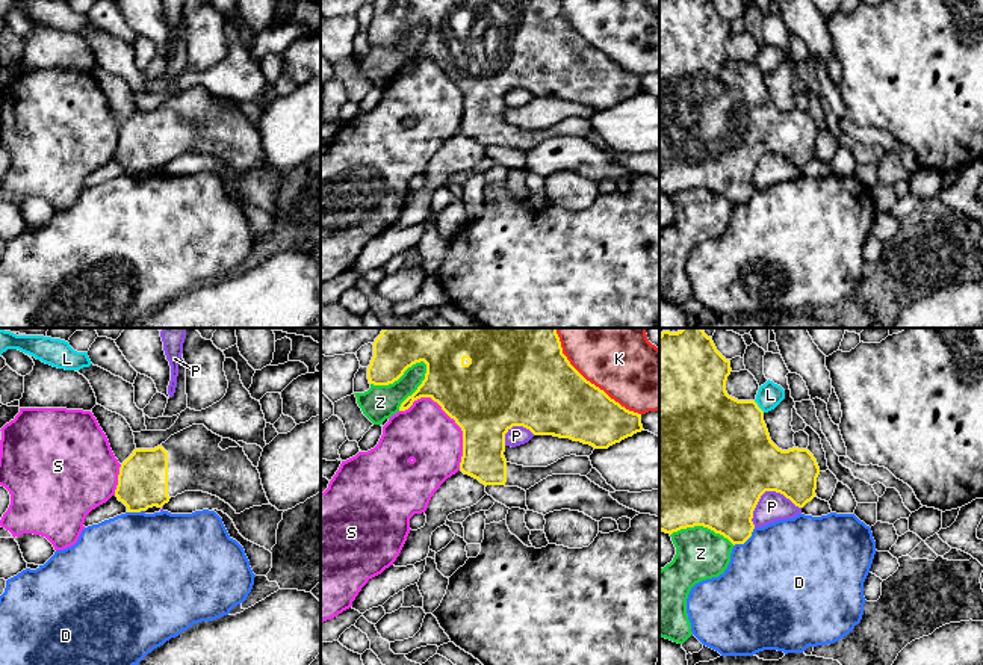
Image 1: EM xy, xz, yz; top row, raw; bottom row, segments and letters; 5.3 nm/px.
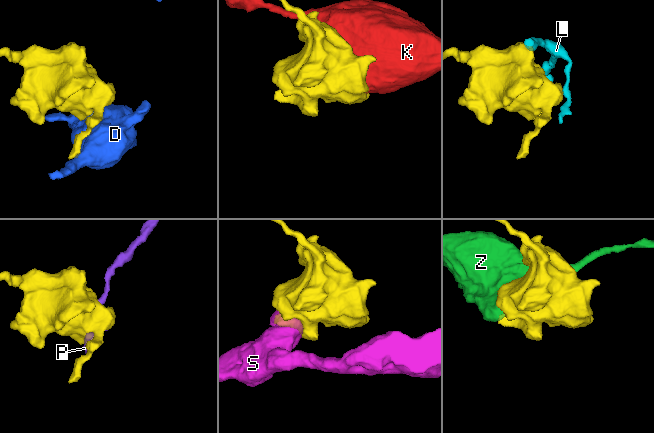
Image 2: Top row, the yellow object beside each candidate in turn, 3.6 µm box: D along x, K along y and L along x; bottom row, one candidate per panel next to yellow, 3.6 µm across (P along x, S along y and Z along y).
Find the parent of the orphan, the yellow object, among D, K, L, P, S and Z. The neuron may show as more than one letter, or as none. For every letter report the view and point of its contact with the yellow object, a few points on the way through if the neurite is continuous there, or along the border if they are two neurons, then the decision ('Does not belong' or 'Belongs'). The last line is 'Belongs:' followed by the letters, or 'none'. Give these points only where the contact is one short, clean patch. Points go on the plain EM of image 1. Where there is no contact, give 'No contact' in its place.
D: Touches yellow at yz (746, 201). Does not belong
K: Touches yellow at xz (593, 46). Does not belong
L: Touches yellow at yz (758, 68). Does not belong
P: Touches yellow at yz (769, 151). Does not belong
S: Touches yellow at xz (451, 79). Does not belong
Z: Touches yellow at xz (398, 40). Does not belong
Belongs: none

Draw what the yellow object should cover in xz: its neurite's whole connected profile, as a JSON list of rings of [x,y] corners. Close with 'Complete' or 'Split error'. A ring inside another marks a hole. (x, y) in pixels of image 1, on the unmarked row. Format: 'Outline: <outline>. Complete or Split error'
Outline: [[[375,0],[374,18],[367,29],[369,45],[389,47],[416,24],[426,26],[426,35],[417,51],[399,68],[408,71],[414,62],[431,59],[455,82],[463,92],[463,118],[460,131],[487,147],[505,147],[529,151],[552,136],[587,138],[593,127],[588,118],[564,118],[547,128],[523,128],[505,121],[505,95],[513,88],[523,88],[534,97],[554,97],[608,110],[622,101],[644,92],[641,76],[622,68],[603,51],[587,42],[563,15],[560,0]]]. Split error

